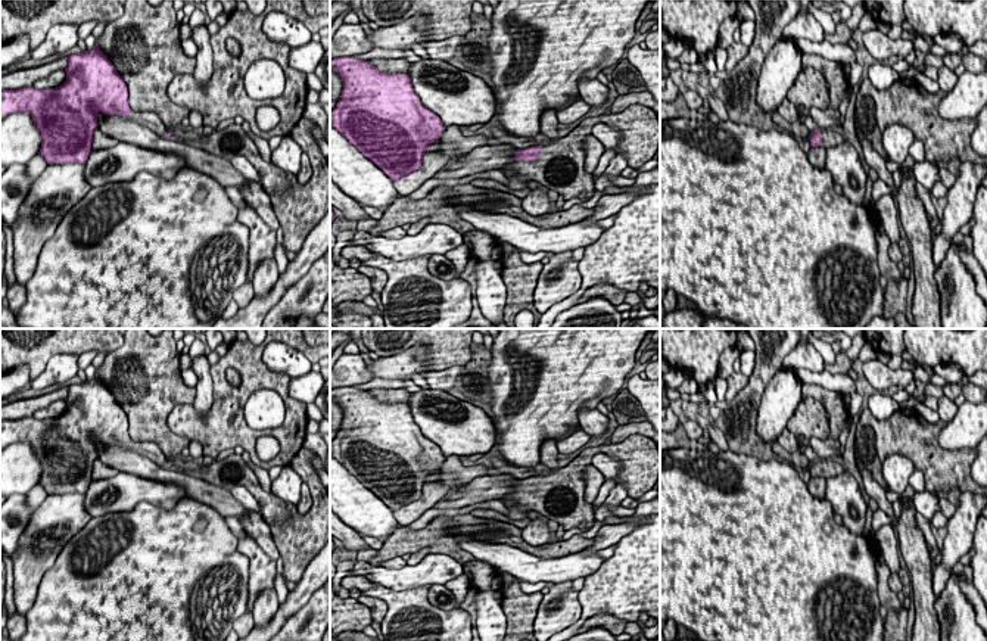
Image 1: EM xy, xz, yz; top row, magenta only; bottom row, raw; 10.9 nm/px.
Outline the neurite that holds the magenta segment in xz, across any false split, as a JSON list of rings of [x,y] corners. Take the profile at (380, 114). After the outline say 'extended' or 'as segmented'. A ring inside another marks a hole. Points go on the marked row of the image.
[[[354,56],[330,59],[330,69],[343,81],[340,99],[330,112],[330,125],[393,181],[420,169],[426,147],[438,140],[446,127],[421,103],[410,75],[380,72],[367,59]]]; as segmented

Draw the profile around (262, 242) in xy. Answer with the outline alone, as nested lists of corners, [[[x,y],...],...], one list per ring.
[[[247,203],[243,209],[239,209],[237,221],[249,228],[249,268],[246,281],[252,281],[256,267],[262,261],[273,261],[275,258],[275,231],[271,230]]]

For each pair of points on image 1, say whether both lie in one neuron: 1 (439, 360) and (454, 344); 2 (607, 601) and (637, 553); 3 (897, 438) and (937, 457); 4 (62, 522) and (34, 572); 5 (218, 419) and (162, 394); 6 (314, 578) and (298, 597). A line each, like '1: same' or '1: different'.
1: same
2: same
3: same
4: same
5: different
6: same

